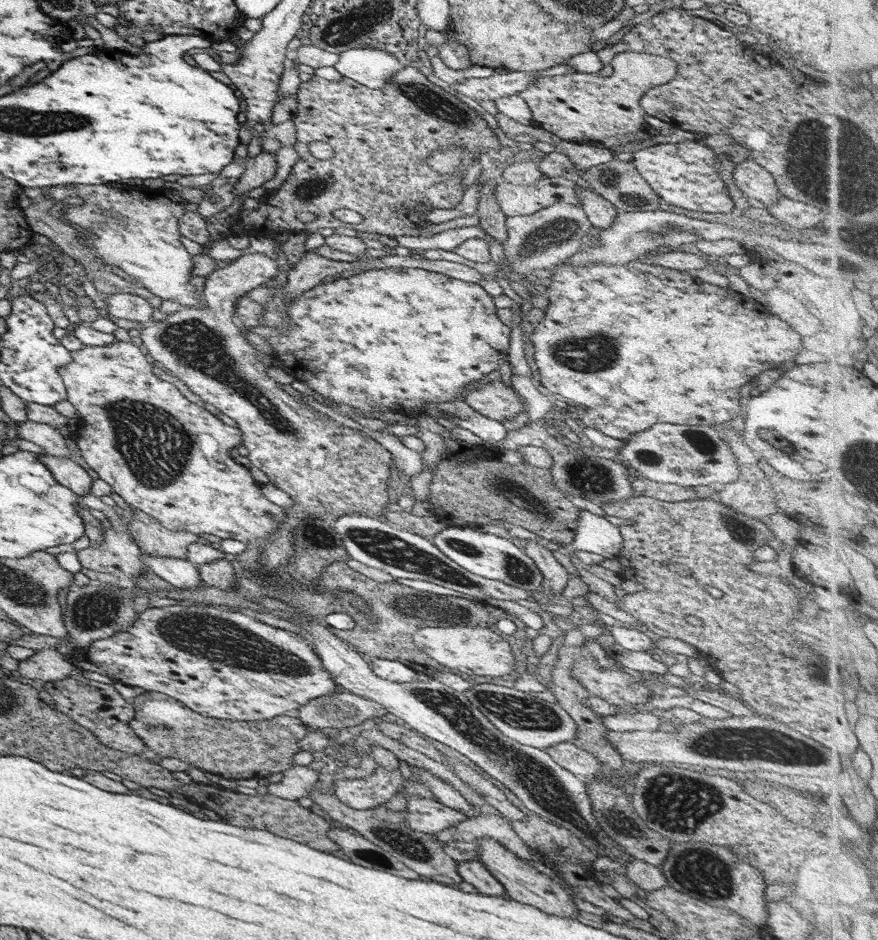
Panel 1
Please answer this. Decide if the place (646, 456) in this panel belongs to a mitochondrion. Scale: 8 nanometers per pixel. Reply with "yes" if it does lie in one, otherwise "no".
yes

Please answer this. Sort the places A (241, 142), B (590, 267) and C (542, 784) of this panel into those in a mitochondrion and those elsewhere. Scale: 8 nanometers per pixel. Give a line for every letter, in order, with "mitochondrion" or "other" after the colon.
A: other
B: other
C: mitochondrion

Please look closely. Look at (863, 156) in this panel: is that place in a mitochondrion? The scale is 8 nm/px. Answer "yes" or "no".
yes

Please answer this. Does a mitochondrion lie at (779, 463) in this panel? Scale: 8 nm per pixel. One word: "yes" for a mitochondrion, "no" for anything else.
no

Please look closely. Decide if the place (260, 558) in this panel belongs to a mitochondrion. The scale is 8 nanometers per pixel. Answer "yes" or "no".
yes

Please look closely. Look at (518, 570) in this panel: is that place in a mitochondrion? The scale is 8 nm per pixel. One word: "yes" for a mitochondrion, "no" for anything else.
yes

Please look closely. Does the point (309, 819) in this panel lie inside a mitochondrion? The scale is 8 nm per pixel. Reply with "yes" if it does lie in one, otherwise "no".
no

